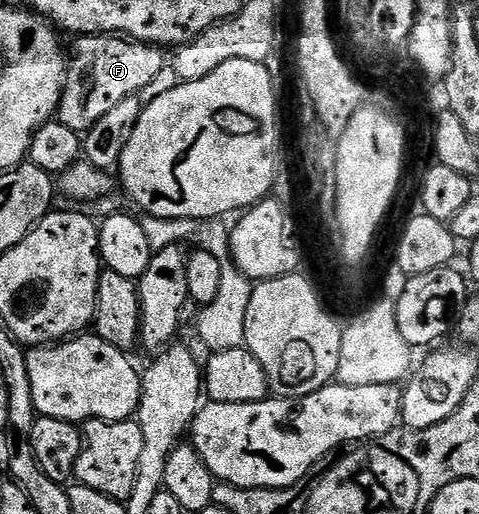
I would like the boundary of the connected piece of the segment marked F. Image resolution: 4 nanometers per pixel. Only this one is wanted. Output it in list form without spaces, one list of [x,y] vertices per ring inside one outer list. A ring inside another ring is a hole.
[[[80,35],[74,40],[75,55],[69,59],[69,74],[67,83],[63,87],[63,96],[59,102],[59,110],[57,112],[58,122],[65,124],[69,129],[85,133],[89,129],[93,129],[93,125],[97,125],[97,121],[101,121],[101,117],[105,117],[105,113],[109,113],[109,109],[114,109],[121,101],[125,101],[125,97],[133,97],[143,93],[143,90],[158,77],[163,71],[163,66],[168,66],[167,59],[160,48],[154,47],[152,43],[139,43],[135,39],[128,39],[113,35]]]

